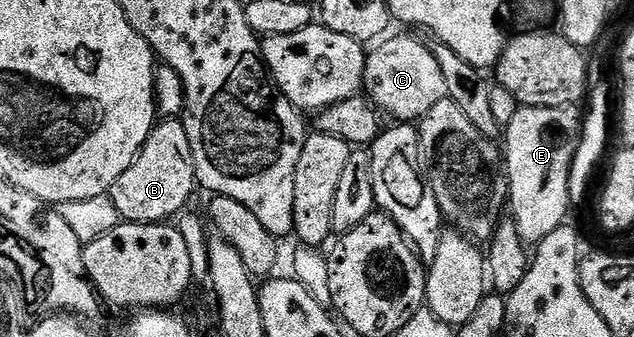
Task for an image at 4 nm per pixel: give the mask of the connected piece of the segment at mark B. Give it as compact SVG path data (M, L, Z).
M160 120L138 152L134 164L114 180L110 196L123 221L164 224L191 200L195 190L198 190L196 165L183 121Z

